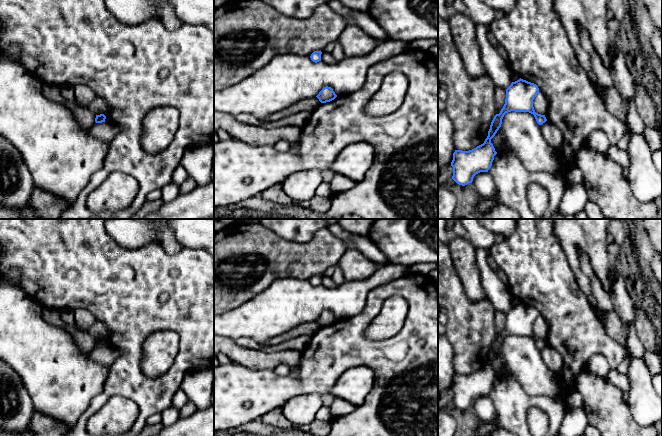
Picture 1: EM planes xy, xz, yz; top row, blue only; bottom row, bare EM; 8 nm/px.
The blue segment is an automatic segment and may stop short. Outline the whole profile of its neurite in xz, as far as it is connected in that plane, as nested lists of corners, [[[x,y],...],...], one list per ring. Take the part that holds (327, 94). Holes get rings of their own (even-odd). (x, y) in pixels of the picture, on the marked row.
[[[326,86],[319,92],[319,94],[316,97],[321,103],[326,103],[334,100],[337,97],[337,95],[331,87]]]

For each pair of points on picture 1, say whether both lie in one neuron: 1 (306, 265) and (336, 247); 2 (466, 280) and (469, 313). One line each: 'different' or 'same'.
1: same
2: different

